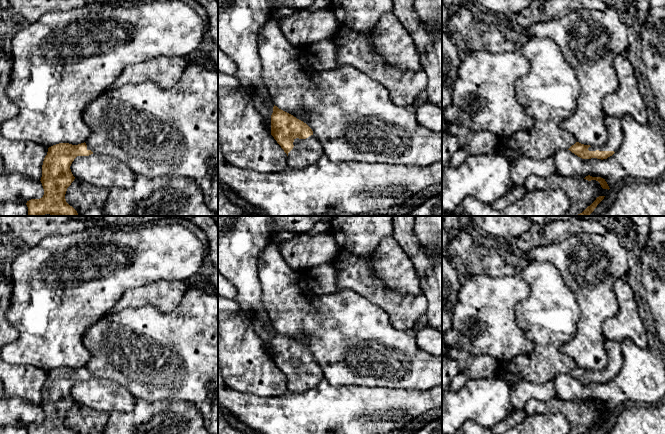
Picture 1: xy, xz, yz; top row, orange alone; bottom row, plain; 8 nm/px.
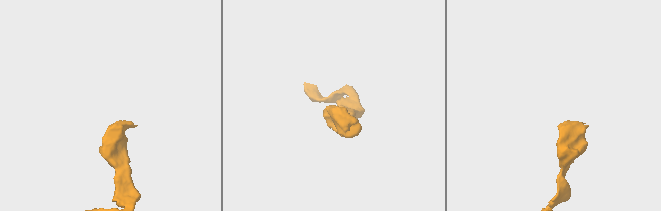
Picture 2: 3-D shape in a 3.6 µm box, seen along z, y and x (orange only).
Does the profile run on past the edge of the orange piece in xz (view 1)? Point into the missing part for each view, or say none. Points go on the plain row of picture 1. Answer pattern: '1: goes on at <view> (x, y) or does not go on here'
1: goes on at xz (305, 376)

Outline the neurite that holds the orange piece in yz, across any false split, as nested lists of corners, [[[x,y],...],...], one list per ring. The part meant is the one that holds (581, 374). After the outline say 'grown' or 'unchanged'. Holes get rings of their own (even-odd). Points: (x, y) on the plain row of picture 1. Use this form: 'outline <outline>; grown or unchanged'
outline [[[604,339],[603,345],[608,356],[606,367],[594,371],[576,366],[568,374],[582,383],[597,382],[603,384],[612,380],[619,373],[622,365],[620,342]]]; grown

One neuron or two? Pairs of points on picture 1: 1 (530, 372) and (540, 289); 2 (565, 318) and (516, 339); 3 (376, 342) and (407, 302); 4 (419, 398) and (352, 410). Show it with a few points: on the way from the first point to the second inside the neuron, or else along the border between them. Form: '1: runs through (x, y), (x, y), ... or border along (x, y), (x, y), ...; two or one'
1: runs through (541, 351), (541, 310); one
2: border along (515, 314), (517, 324), (533, 344), (528, 354); two
3: border along (375, 305), (387, 313), (394, 327), (411, 330); two
4: runs through (402, 405), (369, 410); one

